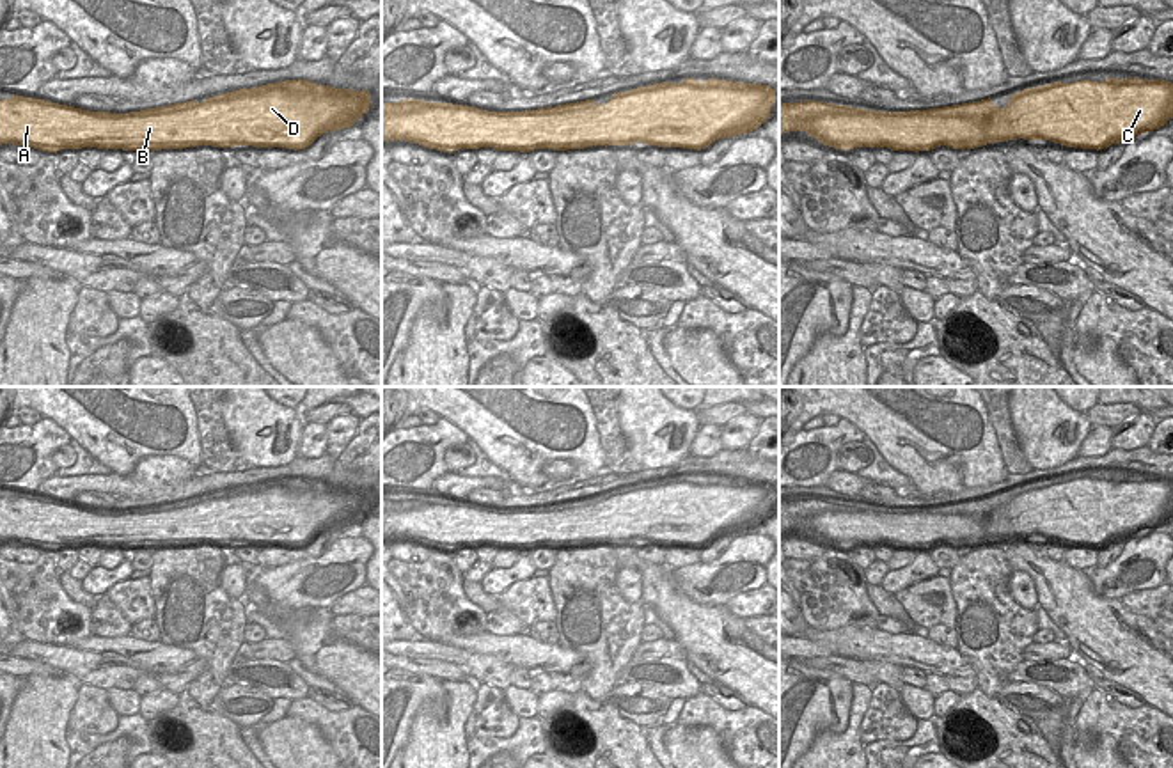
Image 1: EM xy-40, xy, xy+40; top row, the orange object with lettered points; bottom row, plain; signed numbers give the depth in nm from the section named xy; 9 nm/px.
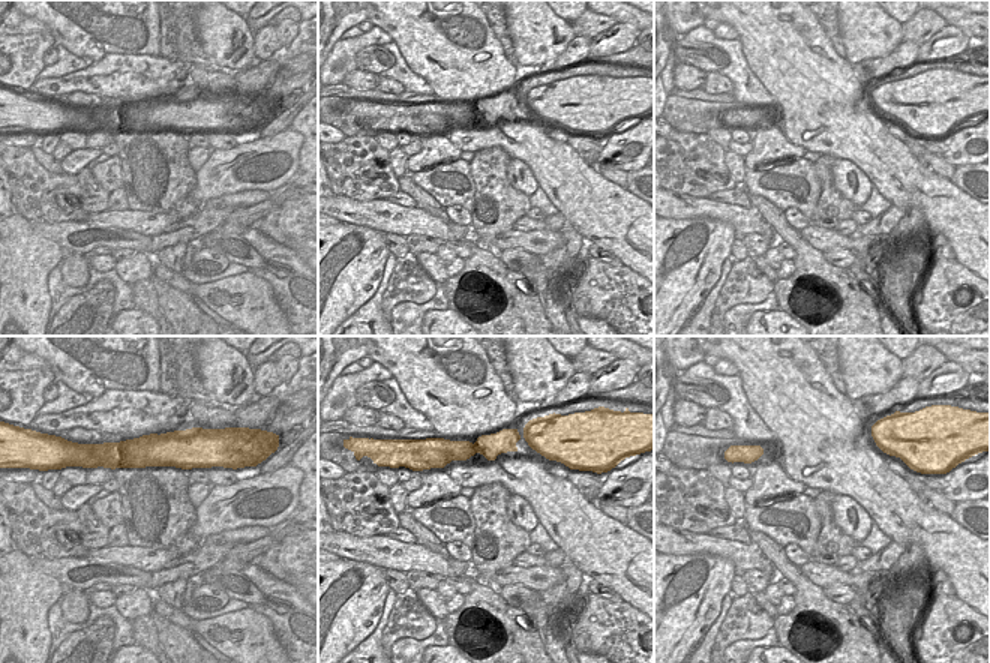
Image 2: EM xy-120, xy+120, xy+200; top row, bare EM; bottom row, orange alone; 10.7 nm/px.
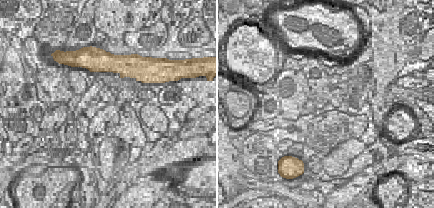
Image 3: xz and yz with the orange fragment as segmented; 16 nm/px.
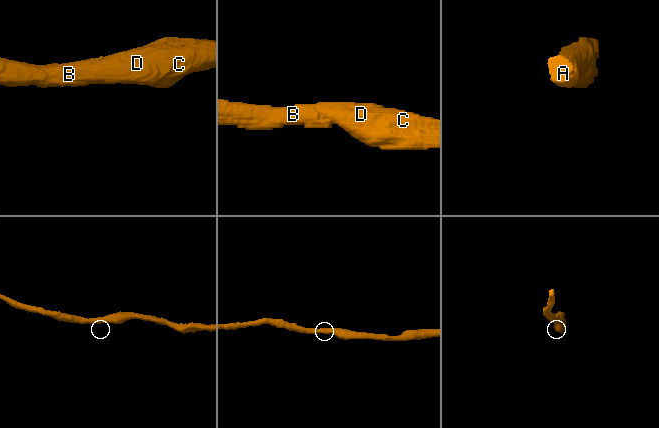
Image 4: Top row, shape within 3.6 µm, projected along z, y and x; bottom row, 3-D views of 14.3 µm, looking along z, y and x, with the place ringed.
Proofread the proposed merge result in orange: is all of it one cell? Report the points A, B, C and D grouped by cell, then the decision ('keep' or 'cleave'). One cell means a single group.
groups A B C D; keep

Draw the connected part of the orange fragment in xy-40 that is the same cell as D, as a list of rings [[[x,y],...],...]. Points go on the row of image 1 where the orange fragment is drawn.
[[[284,80],[252,89],[240,89],[186,103],[147,108],[128,114],[89,112],[35,98],[11,96],[0,101],[0,144],[27,145],[57,153],[62,149],[122,149],[161,151],[197,145],[213,147],[286,147],[305,149],[318,137],[351,126],[369,110],[366,90],[335,89],[309,80]]]

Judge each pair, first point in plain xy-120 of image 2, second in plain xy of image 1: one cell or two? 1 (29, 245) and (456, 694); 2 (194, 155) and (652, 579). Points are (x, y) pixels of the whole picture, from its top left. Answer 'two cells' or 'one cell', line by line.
1: one cell
2: two cells

